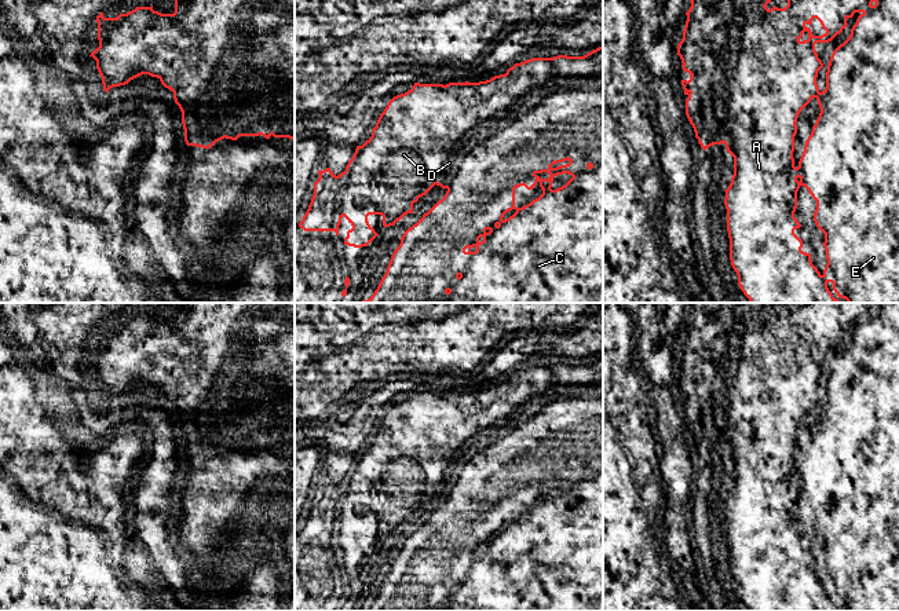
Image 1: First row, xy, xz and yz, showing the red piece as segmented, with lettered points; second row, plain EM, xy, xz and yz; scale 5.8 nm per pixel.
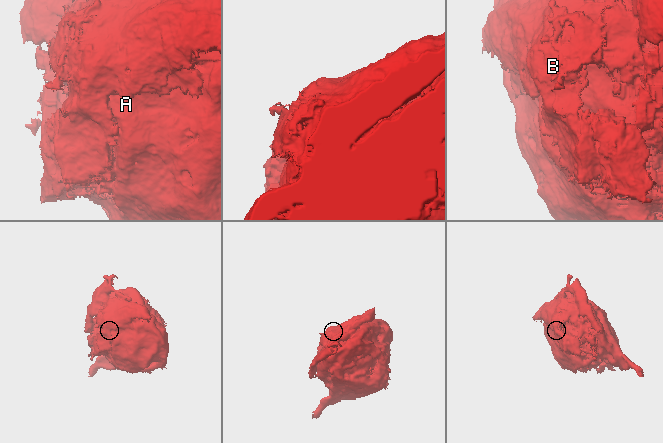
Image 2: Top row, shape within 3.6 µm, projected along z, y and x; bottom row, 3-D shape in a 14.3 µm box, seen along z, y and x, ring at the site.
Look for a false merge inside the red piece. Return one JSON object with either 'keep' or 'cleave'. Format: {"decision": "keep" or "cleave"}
{"decision": "keep"}

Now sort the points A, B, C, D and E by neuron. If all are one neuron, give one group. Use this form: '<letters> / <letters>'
A B C D E

